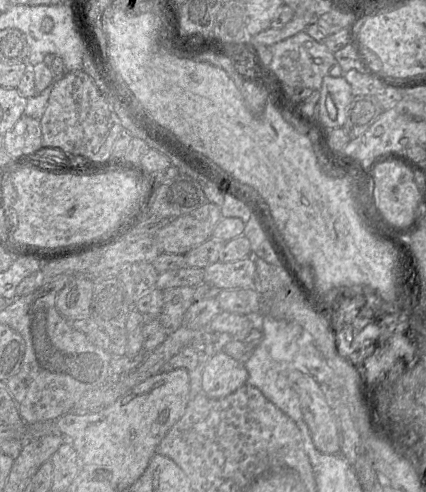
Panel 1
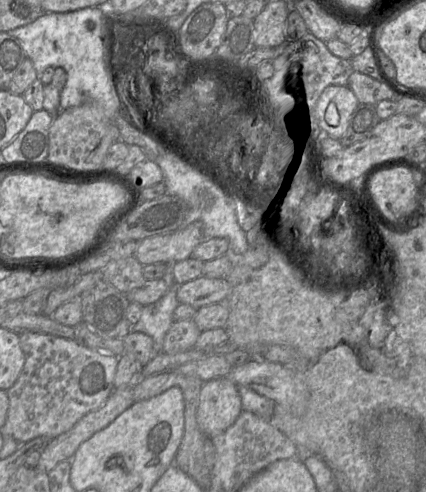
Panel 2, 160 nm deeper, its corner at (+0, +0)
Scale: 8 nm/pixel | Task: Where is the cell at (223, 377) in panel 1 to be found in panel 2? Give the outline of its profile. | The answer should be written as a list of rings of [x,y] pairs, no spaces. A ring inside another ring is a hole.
[[[227,377],[204,382],[196,420],[200,430],[212,438],[229,428],[242,412],[239,387]]]

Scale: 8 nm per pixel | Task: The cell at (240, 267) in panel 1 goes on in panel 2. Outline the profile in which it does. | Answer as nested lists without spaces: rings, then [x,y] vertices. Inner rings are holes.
[[[204,275],[178,286],[179,304],[187,304],[195,309],[226,302],[231,293],[231,285],[226,279],[208,278]]]

